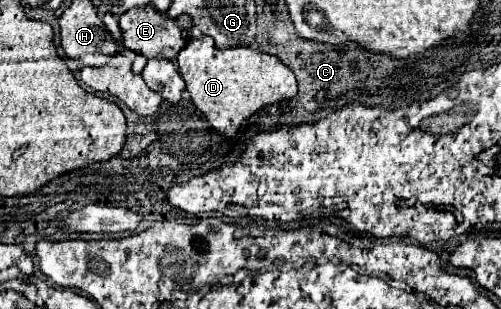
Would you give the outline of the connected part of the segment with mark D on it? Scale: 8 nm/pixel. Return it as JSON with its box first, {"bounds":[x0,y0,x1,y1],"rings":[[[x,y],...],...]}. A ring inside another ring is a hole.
{"bounds":[177,37,297,139],"rings":[[[207,37],[191,39],[191,43],[179,51],[177,63],[195,107],[225,139],[237,135],[239,127],[243,127],[245,121],[259,109],[289,101],[297,95],[293,71],[287,69],[287,65],[283,65],[277,57],[257,53],[251,47],[231,47],[227,51],[219,51]]]}

